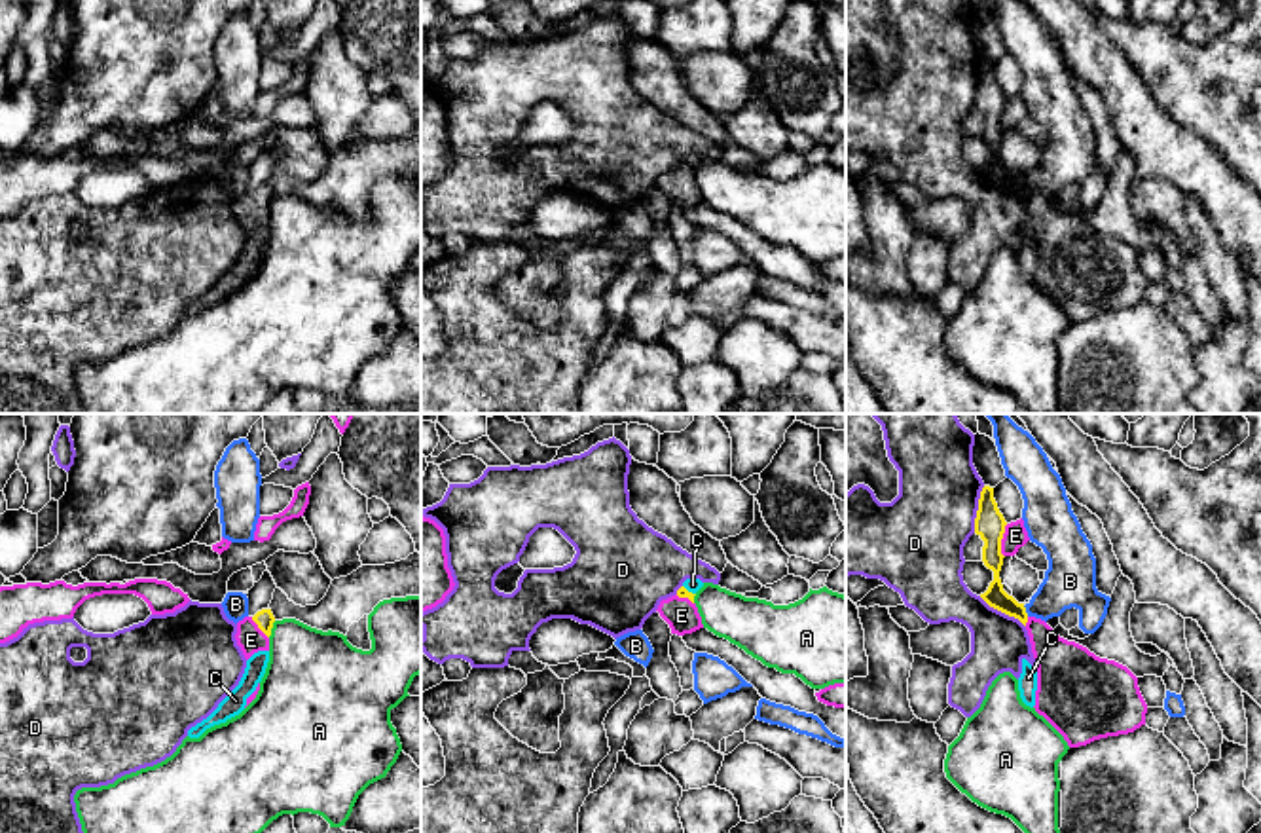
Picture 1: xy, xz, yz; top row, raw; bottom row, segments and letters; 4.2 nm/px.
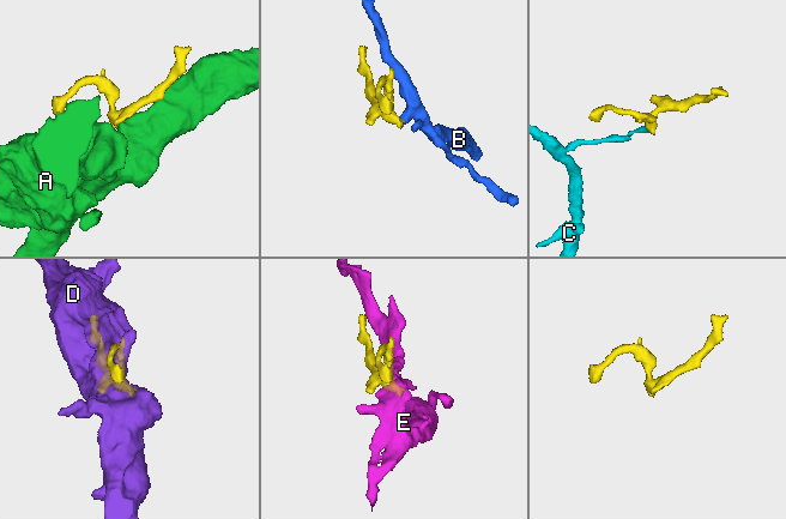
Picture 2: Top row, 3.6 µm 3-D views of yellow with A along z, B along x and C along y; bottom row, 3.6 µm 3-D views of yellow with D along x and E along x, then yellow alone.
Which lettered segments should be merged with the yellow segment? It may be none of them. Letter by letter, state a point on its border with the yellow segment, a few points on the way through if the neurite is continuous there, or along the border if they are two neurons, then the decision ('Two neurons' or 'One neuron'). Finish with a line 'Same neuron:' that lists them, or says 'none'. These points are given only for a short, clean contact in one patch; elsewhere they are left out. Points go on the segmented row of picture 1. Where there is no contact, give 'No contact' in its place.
A: Touches yellow at xy (272, 627). Boundary: xy (275, 621), (268, 636). Two neurons
B: Touches yellow at yz (1024, 611). Two neurons
C: Touches yellow at xz (687, 591). Boundary: xz (683, 585), (694, 594). Two neurons
D: Touches yellow at yz (979, 509). Two neurons
E: Touches yellow at yz (1000, 541). One neuron
Same neuron: E

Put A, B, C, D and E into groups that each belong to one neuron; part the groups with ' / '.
A / B / C / D / E

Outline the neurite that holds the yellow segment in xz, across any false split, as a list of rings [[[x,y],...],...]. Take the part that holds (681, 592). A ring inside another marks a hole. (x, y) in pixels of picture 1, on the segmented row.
[[[681,586],[675,596],[660,602],[656,611],[669,624],[671,634],[685,636],[704,628],[694,596]]]

